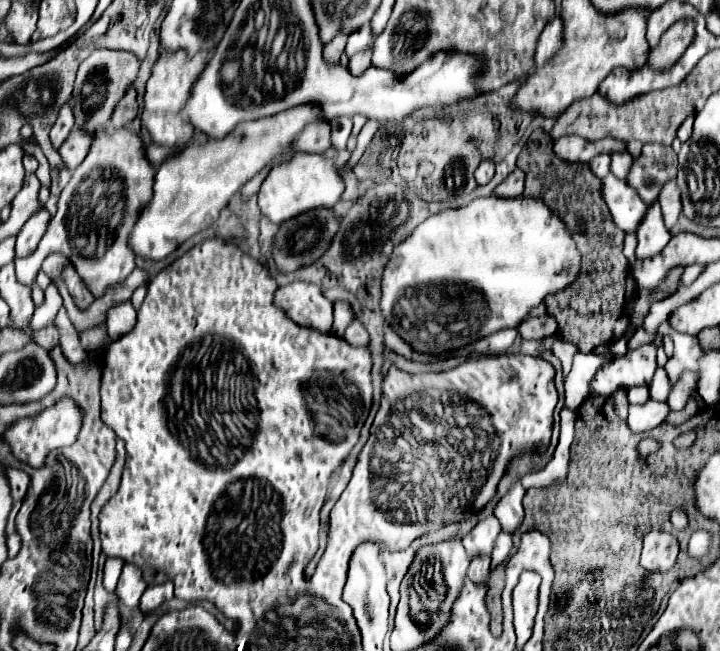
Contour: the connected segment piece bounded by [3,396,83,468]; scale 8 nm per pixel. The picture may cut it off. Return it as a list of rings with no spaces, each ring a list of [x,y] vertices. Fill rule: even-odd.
[[[63,396],[57,404],[41,410],[37,416],[29,416],[25,420],[15,420],[5,428],[3,440],[9,444],[13,456],[17,456],[19,462],[25,462],[29,466],[43,466],[47,454],[55,448],[63,448],[71,444],[71,438],[77,438],[81,430],[81,420],[83,420],[83,410],[75,400],[69,400],[69,396]]]

